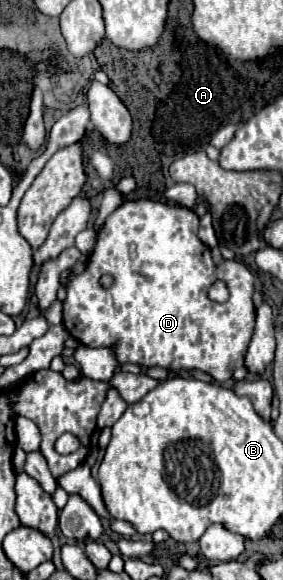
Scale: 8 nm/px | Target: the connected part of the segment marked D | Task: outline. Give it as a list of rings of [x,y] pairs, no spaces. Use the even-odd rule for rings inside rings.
[[[141,199],[141,201],[125,201],[121,207],[117,207],[105,221],[103,231],[99,231],[95,249],[89,255],[87,261],[87,269],[81,275],[73,275],[67,281],[67,299],[63,301],[63,327],[67,329],[67,333],[71,337],[75,337],[81,345],[85,347],[109,347],[113,349],[115,357],[119,363],[135,363],[139,367],[161,367],[167,371],[187,371],[187,369],[199,369],[205,373],[211,373],[215,377],[215,381],[225,383],[233,377],[233,371],[237,367],[241,367],[245,363],[245,353],[247,353],[247,345],[251,343],[251,333],[255,329],[255,305],[253,305],[253,275],[251,271],[237,261],[223,261],[221,265],[215,265],[211,259],[211,251],[207,245],[203,245],[197,237],[197,227],[199,227],[199,217],[195,215],[193,209],[187,207],[179,207],[179,205],[167,205],[161,201],[149,201],[149,199]],[[101,275],[113,275],[113,285],[109,289],[103,289],[99,285]],[[215,281],[223,281],[229,287],[229,299],[225,303],[215,303],[207,297],[209,287]]]

